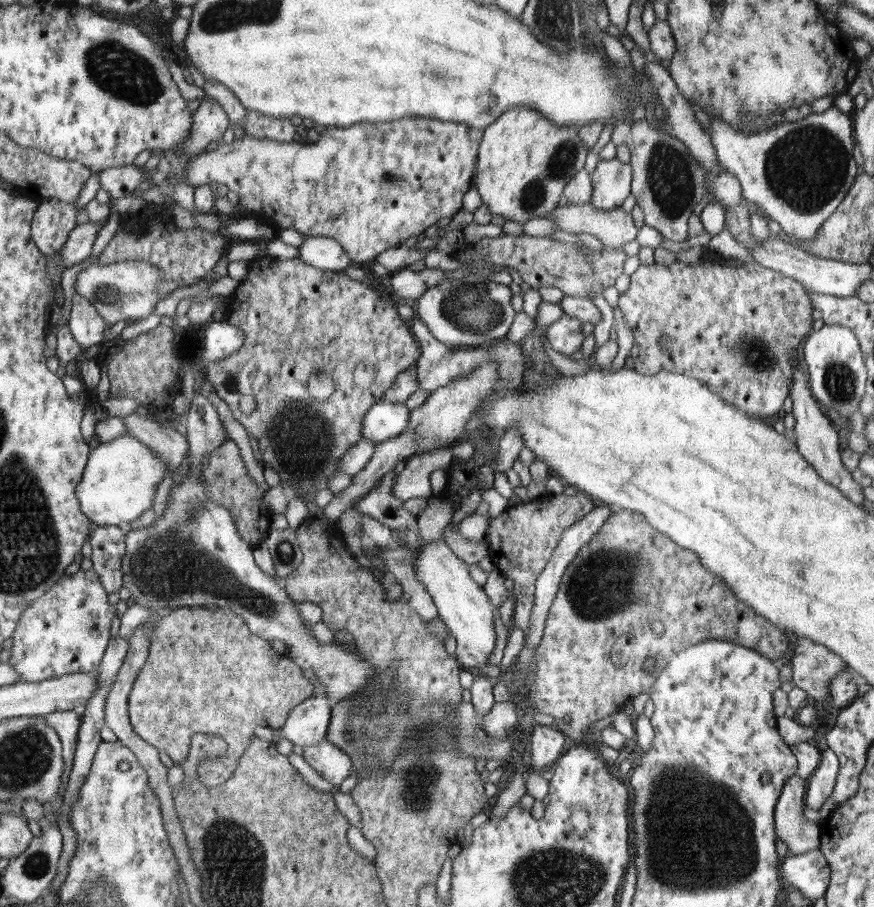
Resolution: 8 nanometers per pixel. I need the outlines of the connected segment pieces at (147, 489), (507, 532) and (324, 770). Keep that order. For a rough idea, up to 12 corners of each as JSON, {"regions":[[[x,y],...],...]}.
{"regions":[[[133,436],[91,450],[81,512],[121,526],[151,508],[165,470]],[[583,492],[505,508],[485,536],[513,580],[523,634],[535,582],[563,530],[595,508]],[[331,742],[303,746],[303,760],[333,788],[353,760]]]}

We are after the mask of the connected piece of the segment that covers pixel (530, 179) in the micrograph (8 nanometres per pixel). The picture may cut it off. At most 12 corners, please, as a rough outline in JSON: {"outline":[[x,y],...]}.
{"outline":[[515,106],[483,130],[473,188],[525,224],[563,200],[589,148]]}

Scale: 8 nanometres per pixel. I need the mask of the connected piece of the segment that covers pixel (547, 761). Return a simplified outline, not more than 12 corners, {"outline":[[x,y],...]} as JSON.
{"outline":[[535,728],[529,740],[531,768],[543,774],[563,750],[563,732]]}

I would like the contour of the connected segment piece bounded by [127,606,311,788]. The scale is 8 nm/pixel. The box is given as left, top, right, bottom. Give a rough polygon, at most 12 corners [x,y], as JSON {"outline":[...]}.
{"outline":[[227,608],[149,634],[129,724],[175,764],[221,736],[211,788],[311,684]]}

